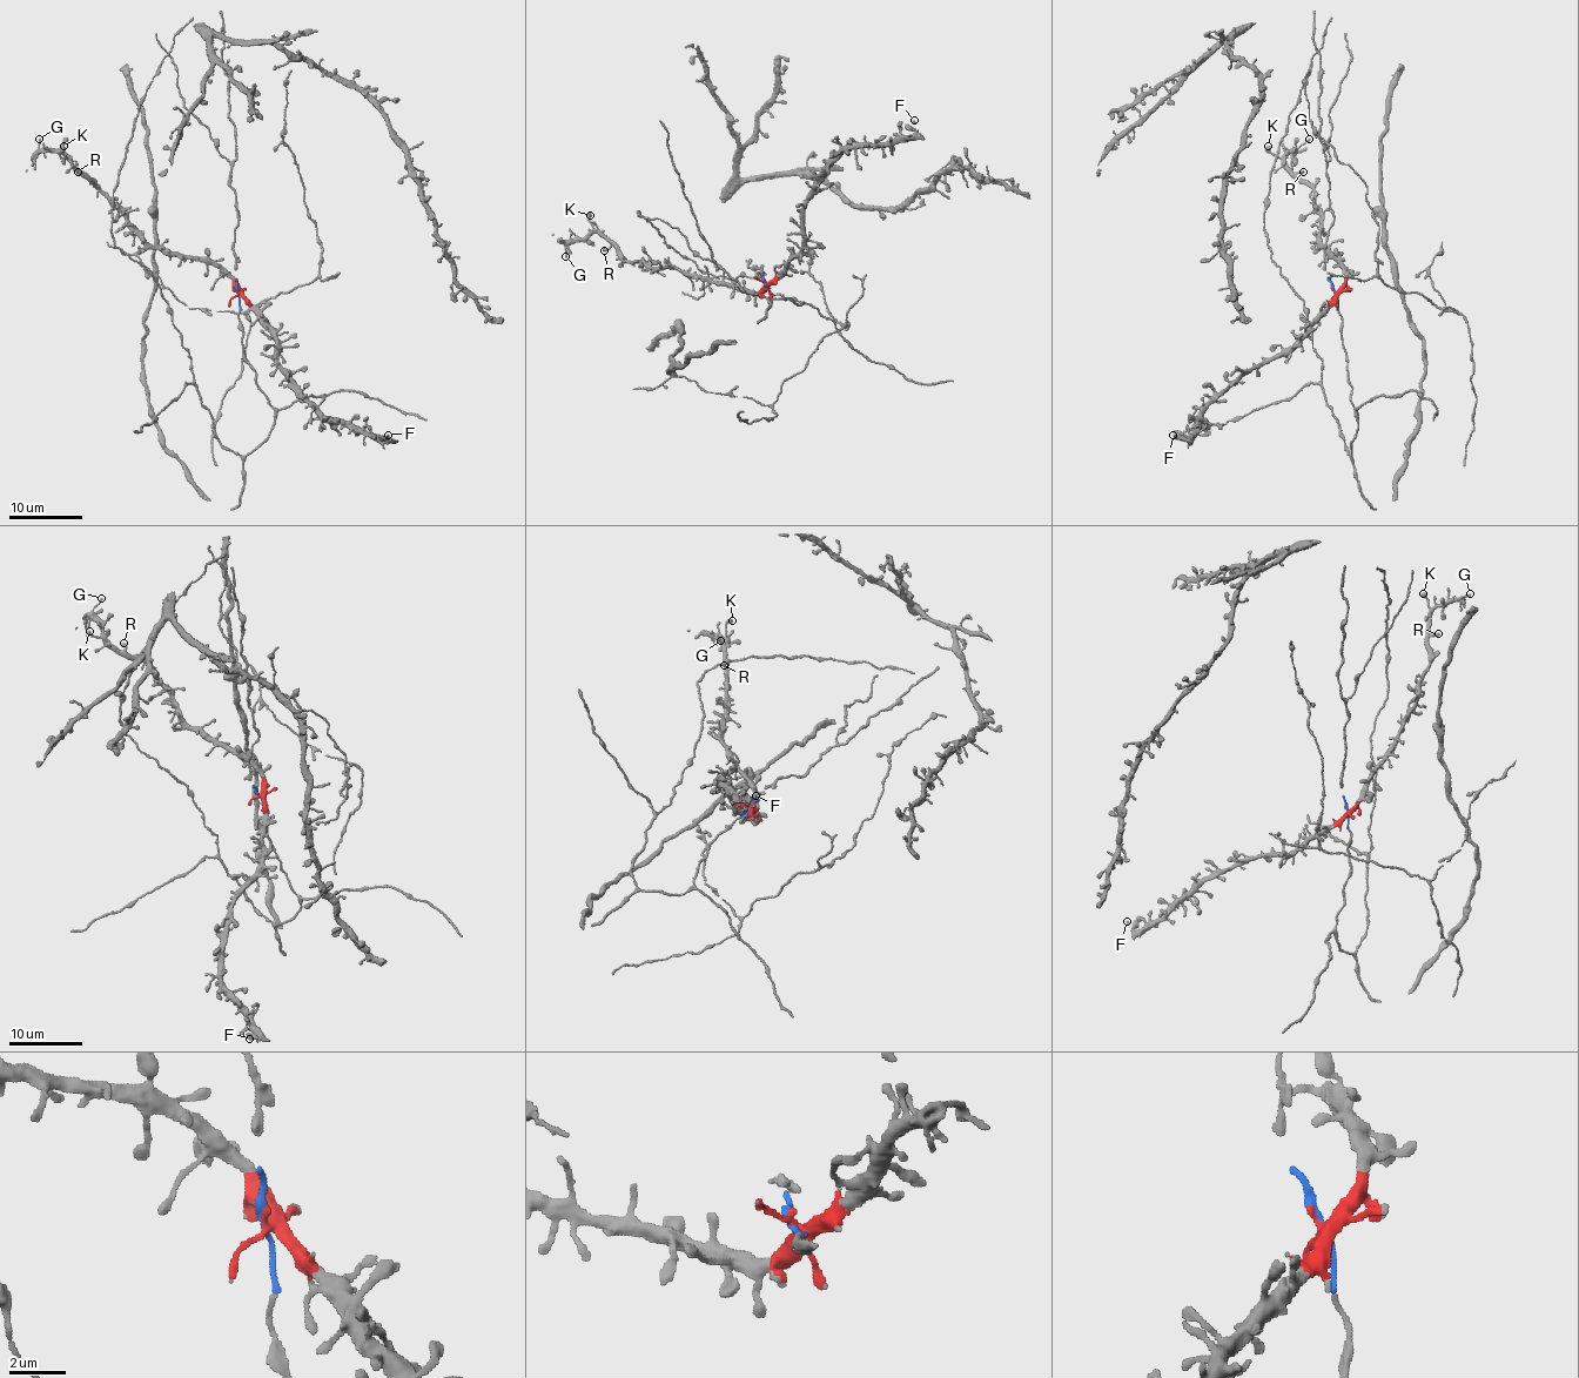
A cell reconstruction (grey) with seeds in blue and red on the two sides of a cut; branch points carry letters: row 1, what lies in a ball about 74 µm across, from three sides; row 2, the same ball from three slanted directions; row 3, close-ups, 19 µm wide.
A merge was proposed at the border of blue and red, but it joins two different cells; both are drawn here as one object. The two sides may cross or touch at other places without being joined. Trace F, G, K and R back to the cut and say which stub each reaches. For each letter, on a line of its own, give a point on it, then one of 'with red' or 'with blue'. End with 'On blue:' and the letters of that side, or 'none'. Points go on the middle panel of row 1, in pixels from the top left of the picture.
F: (914, 120) | with red
G: (565, 256) | with red
K: (590, 215) | with red
R: (604, 250) | with red
On blue: none

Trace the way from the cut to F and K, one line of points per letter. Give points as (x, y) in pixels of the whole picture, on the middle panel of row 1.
F: (764, 280), (771, 282), (801, 249), (801, 207), (811, 186), (847, 149), (907, 139), (913, 133), (914, 120)
K: (764, 280), (765, 284), (758, 291), (745, 291), (682, 271), (629, 262), (589, 220), (590, 215)

